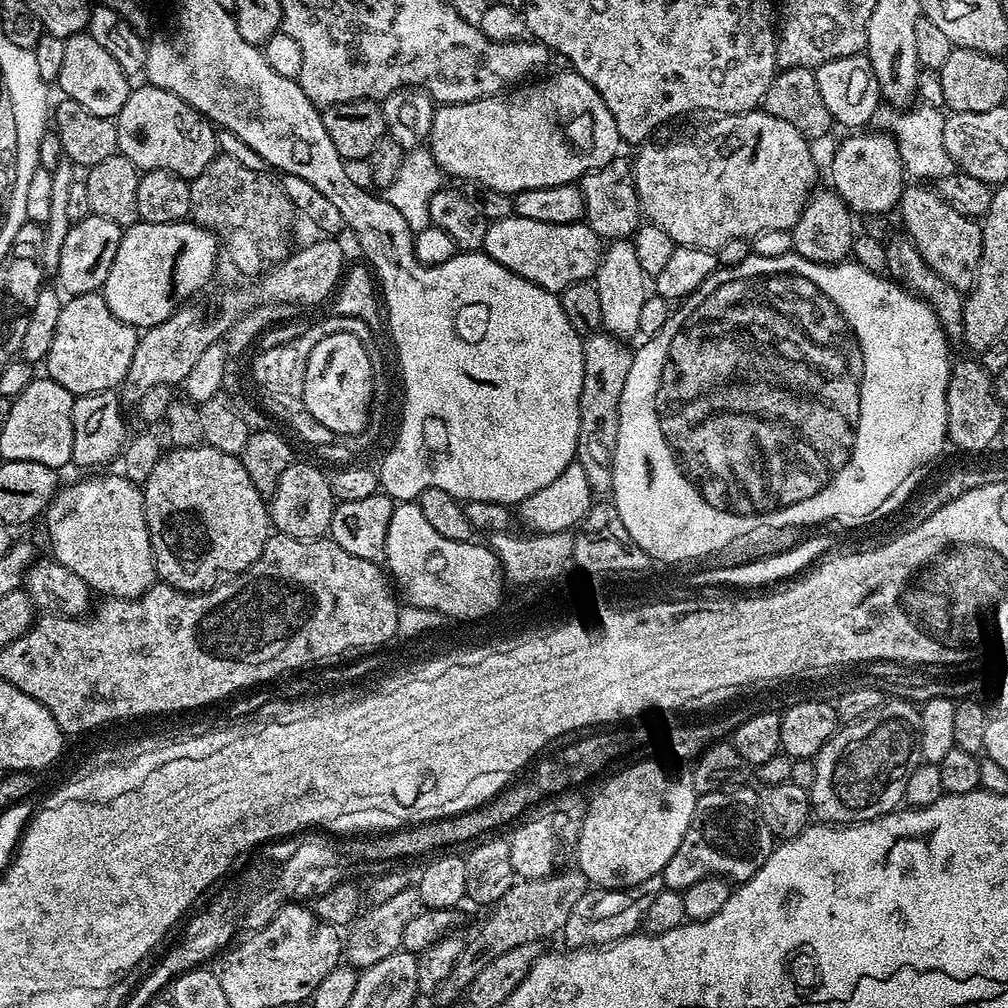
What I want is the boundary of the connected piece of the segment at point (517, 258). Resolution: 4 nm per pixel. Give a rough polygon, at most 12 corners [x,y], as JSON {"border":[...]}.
{"border":[[513,214],[482,251],[548,292],[595,277],[602,241],[586,222]]}

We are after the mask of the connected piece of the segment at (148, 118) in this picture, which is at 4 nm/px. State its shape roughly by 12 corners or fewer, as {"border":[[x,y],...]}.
{"border":[[161,88],[129,91],[119,155],[191,182],[218,155],[211,120]]}

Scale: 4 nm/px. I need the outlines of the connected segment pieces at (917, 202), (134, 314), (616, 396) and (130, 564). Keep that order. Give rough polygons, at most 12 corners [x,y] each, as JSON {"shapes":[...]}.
{"shapes":[[[905,187],[898,213],[918,254],[950,286],[971,289],[977,221],[931,187]],[[137,222],[102,289],[137,330],[169,320],[216,268],[195,222]],[[584,340],[575,463],[611,493],[633,349]],[[123,474],[61,487],[51,559],[89,589],[157,583],[144,493]]]}

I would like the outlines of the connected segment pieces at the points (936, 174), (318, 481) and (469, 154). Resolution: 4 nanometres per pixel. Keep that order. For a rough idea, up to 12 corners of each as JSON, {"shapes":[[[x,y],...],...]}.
{"shapes":[[[881,106],[870,124],[895,139],[909,177],[957,171],[945,113]],[[294,462],[270,498],[279,535],[319,540],[332,527],[332,482]],[[560,70],[440,104],[449,177],[515,194],[617,159],[598,90]]]}

